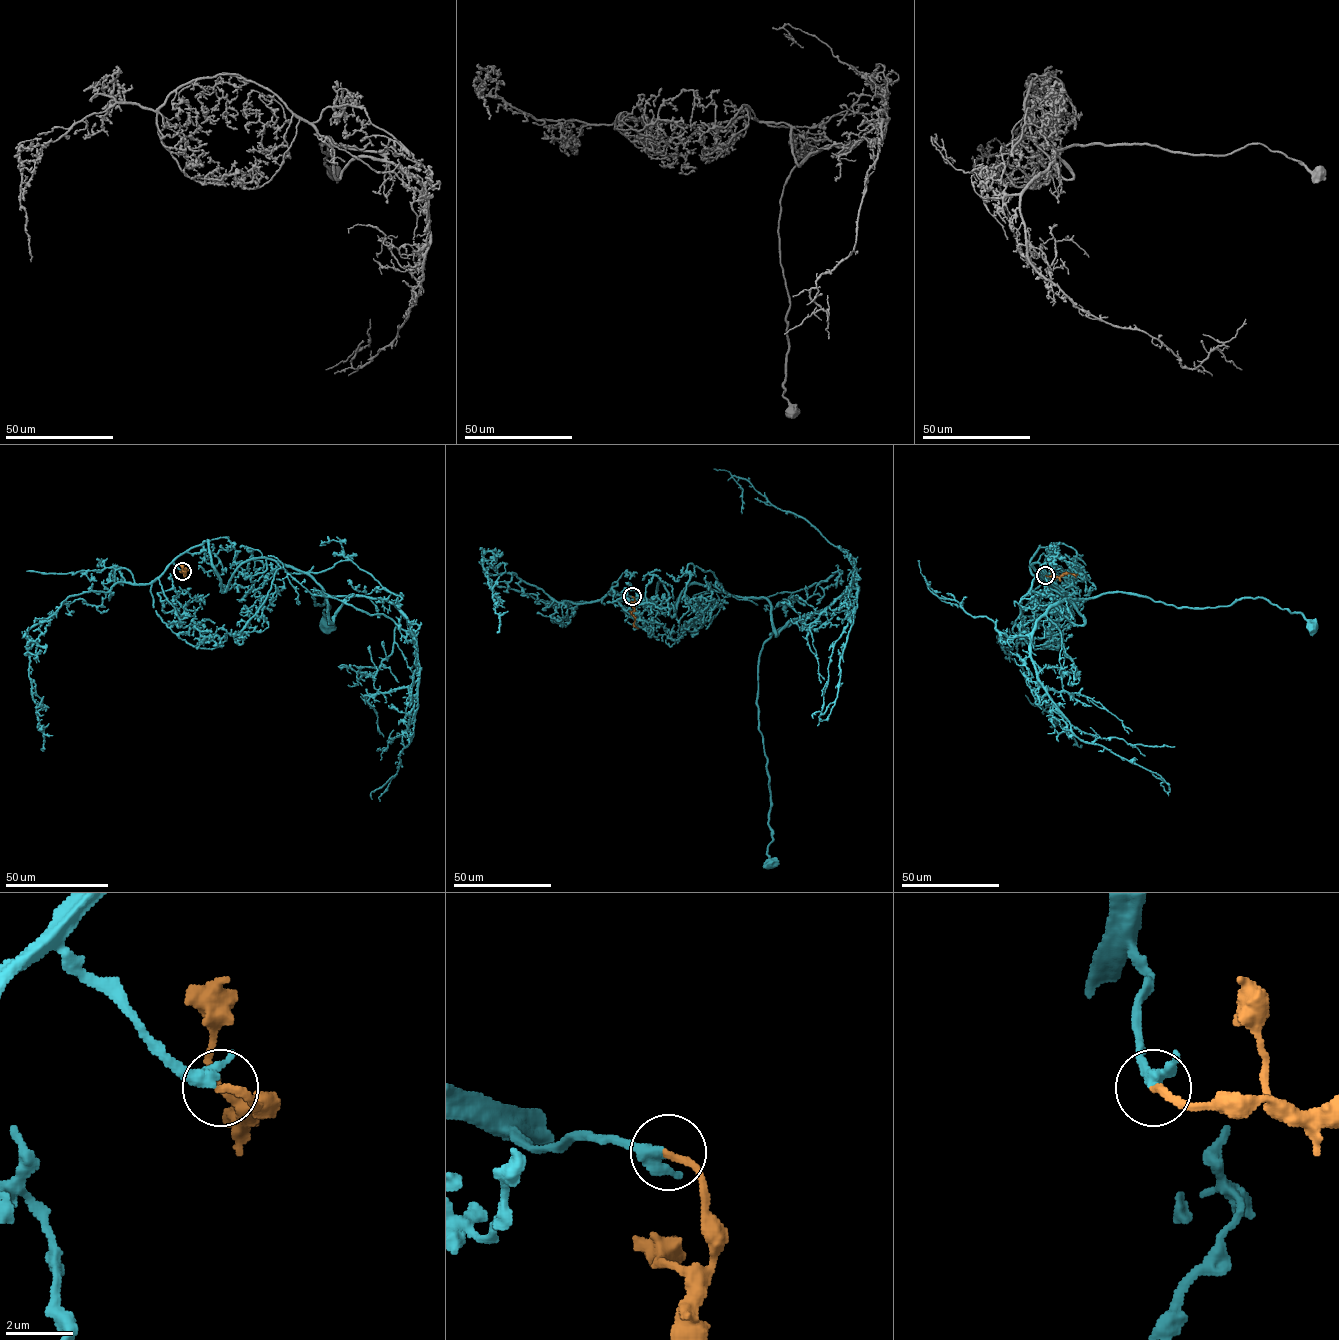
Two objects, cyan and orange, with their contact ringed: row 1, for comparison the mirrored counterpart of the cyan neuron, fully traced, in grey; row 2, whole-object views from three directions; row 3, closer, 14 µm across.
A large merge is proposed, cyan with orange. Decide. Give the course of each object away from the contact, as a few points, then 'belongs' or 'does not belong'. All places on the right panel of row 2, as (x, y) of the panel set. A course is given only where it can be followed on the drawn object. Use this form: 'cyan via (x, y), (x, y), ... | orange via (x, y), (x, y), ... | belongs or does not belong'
cyan via (1045, 575), (1050, 547), (1030, 571), (1075, 624), (1069, 598), (1116, 592), (1186, 608), (1263, 597), (1312, 624) | orange via (1045, 575), (1059, 577), (1067, 573), (1077, 574) | does not belong

